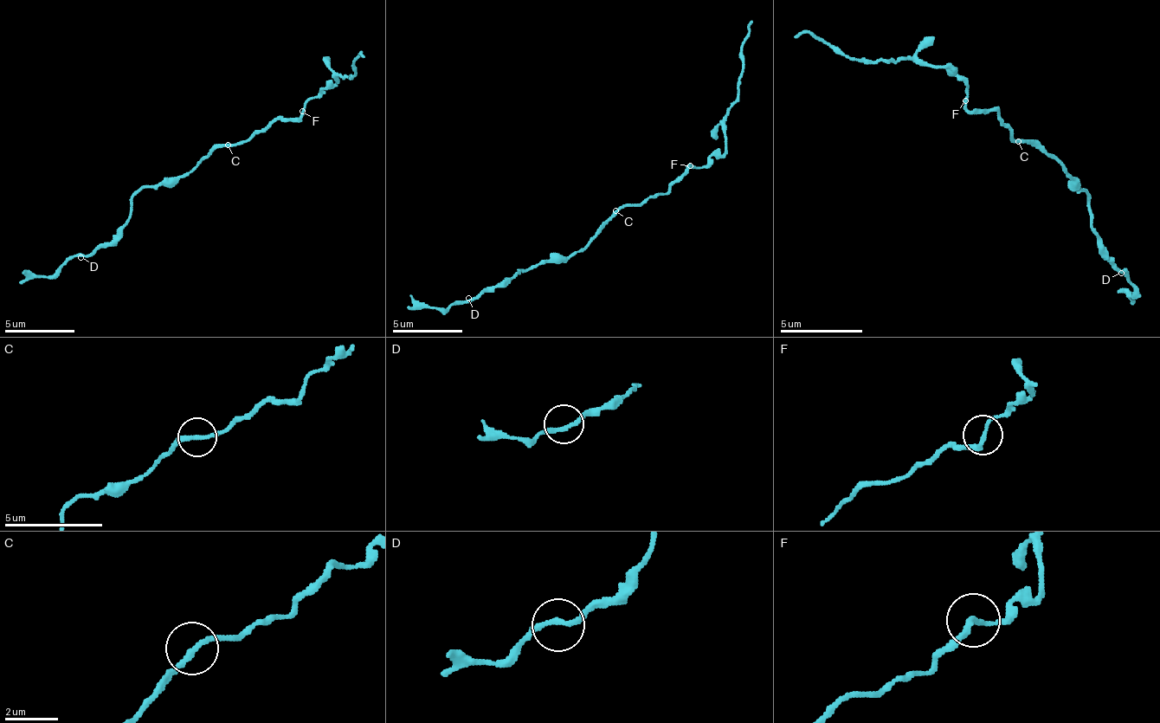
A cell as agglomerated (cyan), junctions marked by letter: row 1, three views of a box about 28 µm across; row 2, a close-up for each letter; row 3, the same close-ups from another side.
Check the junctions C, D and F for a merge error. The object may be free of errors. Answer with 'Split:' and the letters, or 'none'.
Split: none

